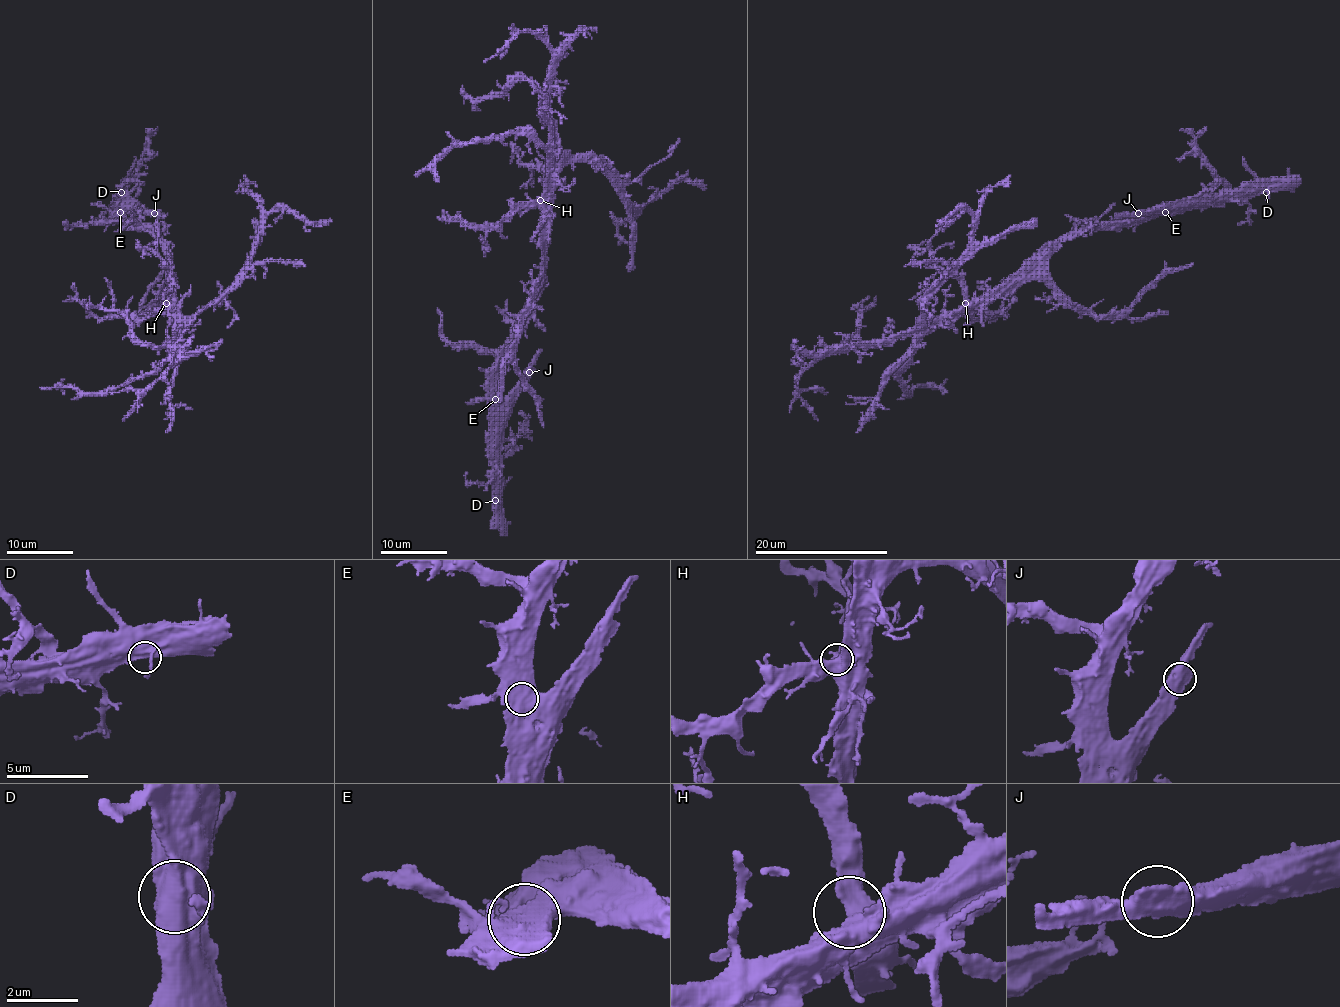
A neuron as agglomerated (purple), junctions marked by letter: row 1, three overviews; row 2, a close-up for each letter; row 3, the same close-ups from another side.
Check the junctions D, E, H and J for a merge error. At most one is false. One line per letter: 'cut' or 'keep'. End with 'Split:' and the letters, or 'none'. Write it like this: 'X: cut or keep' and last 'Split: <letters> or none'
D: keep
E: keep
H: keep
J: keep
Split: none

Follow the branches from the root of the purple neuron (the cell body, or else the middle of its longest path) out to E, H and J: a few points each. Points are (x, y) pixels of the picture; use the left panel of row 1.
E: (171, 275), (171, 255), (141, 225), (131, 221), (121, 211)
H: (171, 275), (171, 299), (166, 303)
J: (171, 275), (171, 255), (141, 225), (124, 215), (126, 211), (154, 213)

